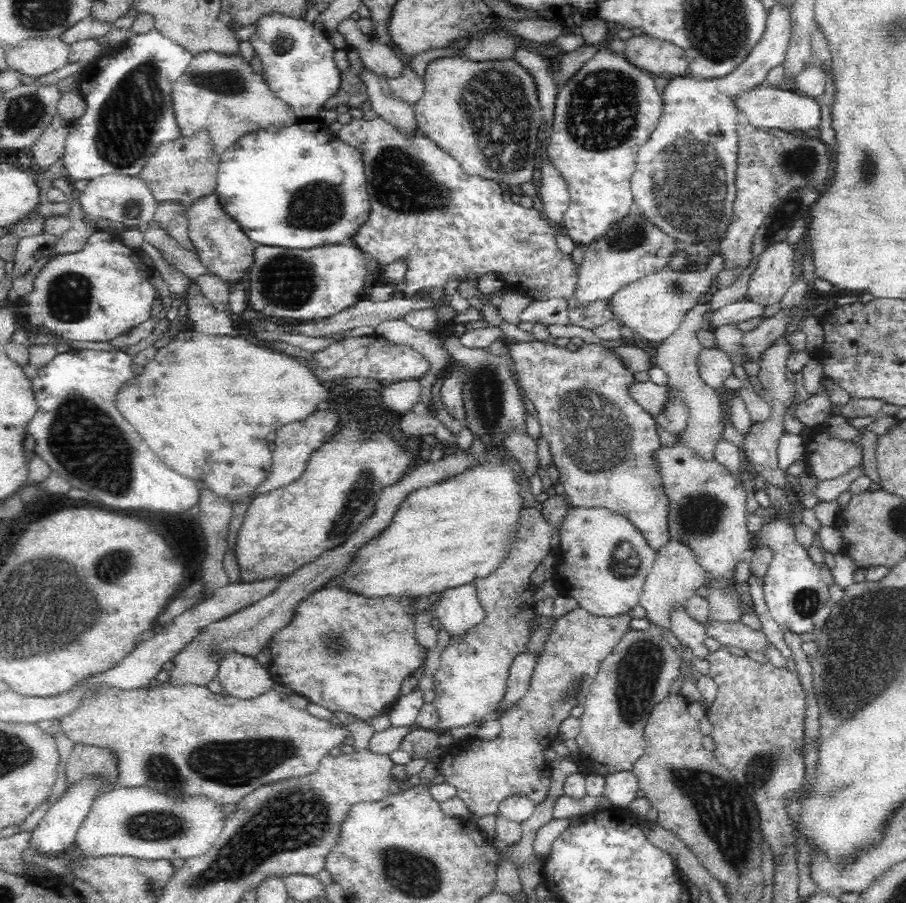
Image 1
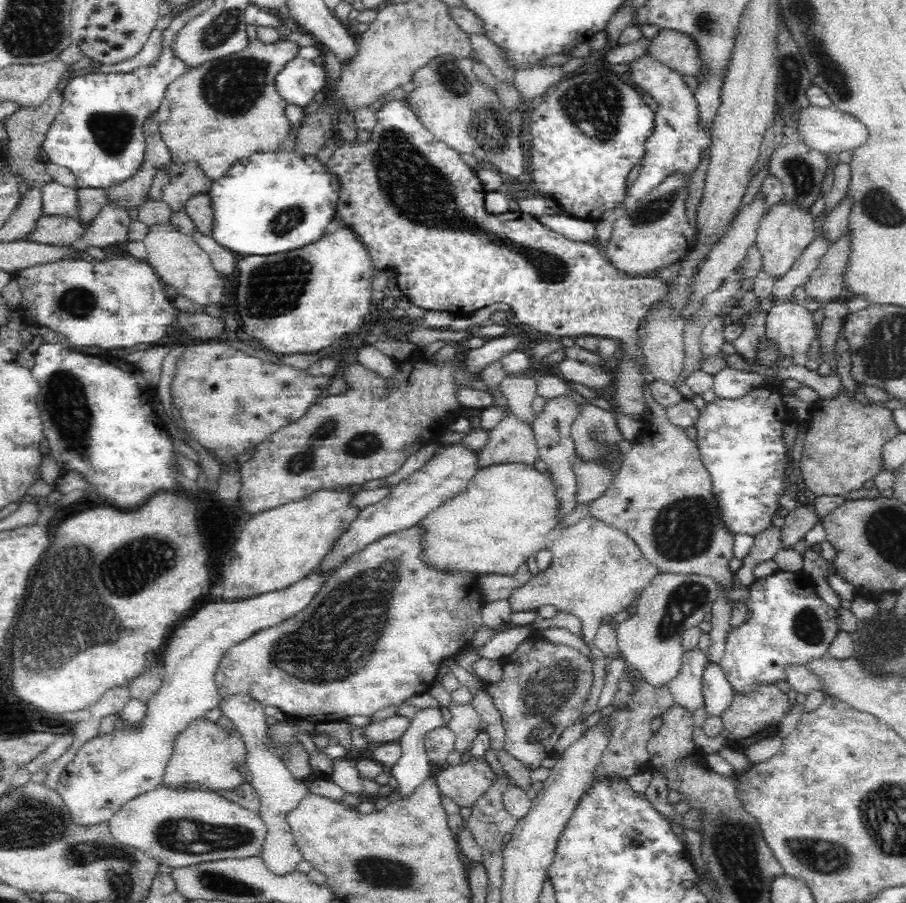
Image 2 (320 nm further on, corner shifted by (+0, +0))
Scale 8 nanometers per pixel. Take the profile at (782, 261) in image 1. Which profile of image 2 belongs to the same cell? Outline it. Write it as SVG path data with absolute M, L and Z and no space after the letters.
M785 198L768 210L757 228L756 246L762 254L763 270L771 276L787 273L794 262L816 238L816 218L806 210Z

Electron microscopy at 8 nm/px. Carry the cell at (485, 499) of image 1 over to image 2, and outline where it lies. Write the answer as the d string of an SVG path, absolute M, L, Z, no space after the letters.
M522 463L487 466L467 482L464 490L418 522L425 532L422 559L437 570L511 575L530 556L549 547L546 534L556 528L558 515L559 500L549 475Z

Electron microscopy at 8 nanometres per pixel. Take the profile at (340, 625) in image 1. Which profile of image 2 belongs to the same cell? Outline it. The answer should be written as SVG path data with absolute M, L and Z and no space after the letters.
M417 524L414 527L402 529L372 541L362 550L351 554L334 570L323 584L320 592L314 596L314 600L311 600L308 608L304 608L302 612L272 628L256 632L254 636L250 636L240 644L229 648L220 660L215 675L216 688L218 696L220 696L219 702L232 695L248 695L252 699L258 700L262 708L274 706L295 721L300 720L314 724L322 722L324 724L324 722L344 721L344 718L348 718L348 716L360 715L369 718L386 706L400 705L407 698L426 694L438 680L437 676L439 676L441 665L450 658L455 659L455 656L458 656L474 642L476 632L483 626L481 612L484 601L480 597L477 575L471 574L471 572L437 570L437 568L431 568L422 559L421 538L424 533L423 528Z

